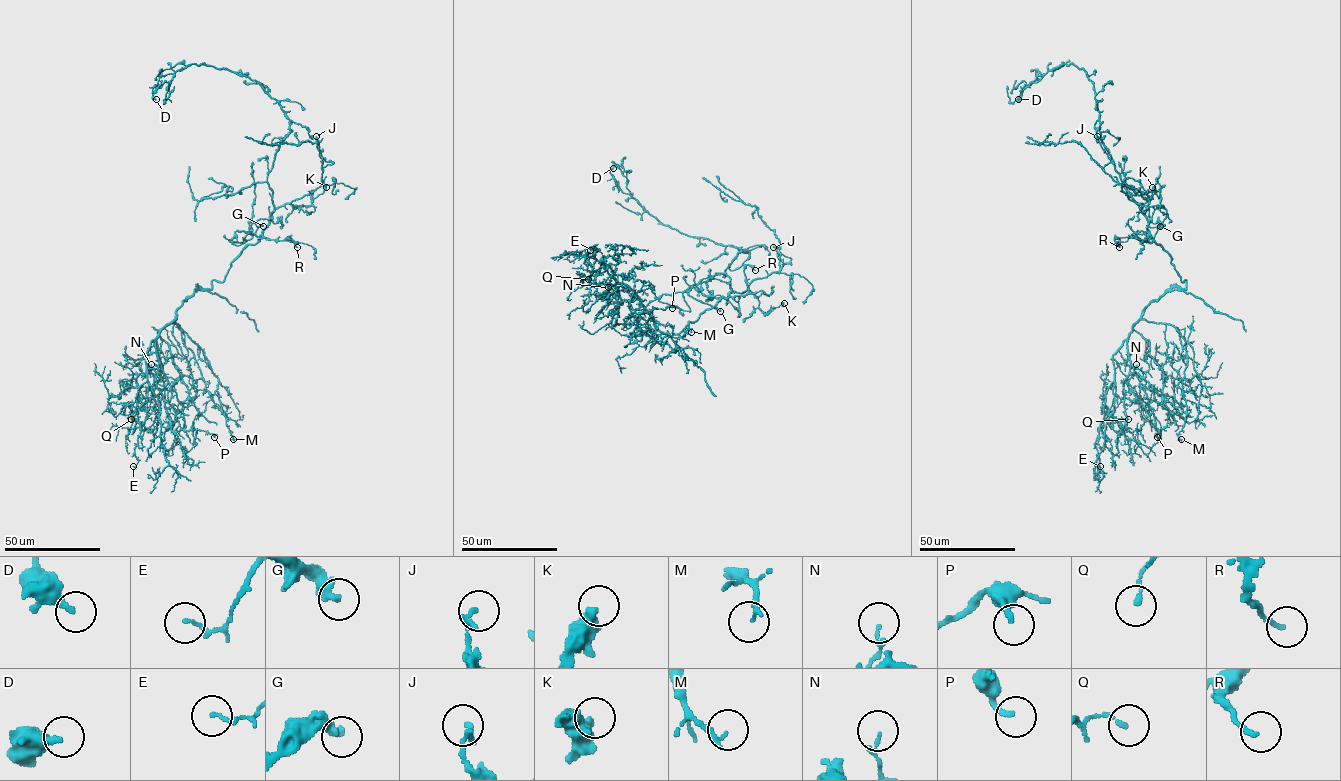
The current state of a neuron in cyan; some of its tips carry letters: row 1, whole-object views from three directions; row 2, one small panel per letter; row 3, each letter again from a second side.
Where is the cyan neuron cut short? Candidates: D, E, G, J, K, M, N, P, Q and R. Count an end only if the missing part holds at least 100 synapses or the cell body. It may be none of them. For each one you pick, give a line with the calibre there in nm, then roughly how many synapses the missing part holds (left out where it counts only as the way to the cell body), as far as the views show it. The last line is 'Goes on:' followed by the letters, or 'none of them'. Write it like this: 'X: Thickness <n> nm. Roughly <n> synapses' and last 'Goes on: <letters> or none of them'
Goes on: none of them

